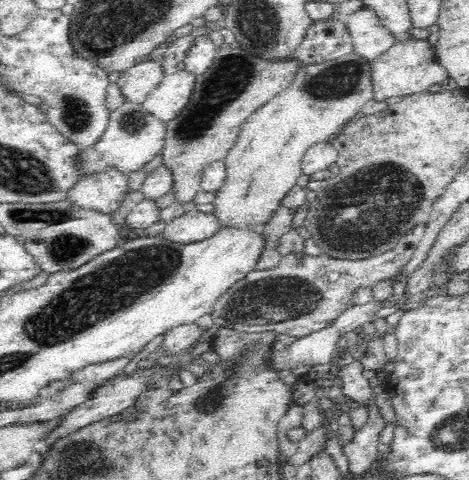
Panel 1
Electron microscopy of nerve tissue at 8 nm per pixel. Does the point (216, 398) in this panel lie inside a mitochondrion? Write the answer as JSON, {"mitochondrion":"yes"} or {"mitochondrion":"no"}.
{"mitochondrion":"yes"}

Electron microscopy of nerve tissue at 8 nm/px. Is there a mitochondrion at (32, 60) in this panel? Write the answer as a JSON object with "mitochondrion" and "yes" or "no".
{"mitochondrion":"no"}

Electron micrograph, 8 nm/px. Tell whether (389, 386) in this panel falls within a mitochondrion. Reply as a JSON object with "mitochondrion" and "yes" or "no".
{"mitochondrion":"no"}

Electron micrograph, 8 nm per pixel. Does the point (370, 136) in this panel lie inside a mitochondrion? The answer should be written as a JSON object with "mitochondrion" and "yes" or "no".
{"mitochondrion":"no"}

